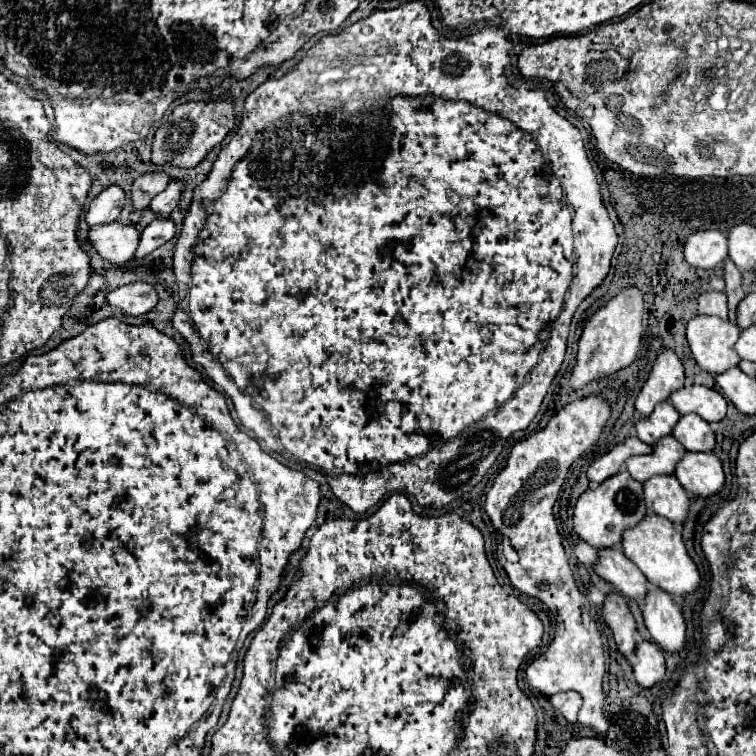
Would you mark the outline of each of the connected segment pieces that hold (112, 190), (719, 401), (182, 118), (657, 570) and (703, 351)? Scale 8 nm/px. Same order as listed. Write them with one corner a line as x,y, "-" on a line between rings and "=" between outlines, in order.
108,185
90,203
88,213
86,213
86,223
92,227
92,225
98,225
98,223
116,221
122,207
124,207
124,201
126,201
124,189
120,185
=
692,385
674,391
670,395
670,403
680,415
696,413
708,423
722,421
726,417
726,399
718,391
708,389
704,385
=
220,95
216,101
198,101
198,103
180,103
172,109
170,117
164,119
160,129
154,135
152,143
152,163
164,165
172,163
178,167
196,167
210,149
214,149
236,123
232,97
=
648,515
644,521
640,521
638,527
624,531
622,547
624,547
624,555
646,575
646,579
652,585
660,587
664,593
672,597
684,597
698,589
700,585
698,567
686,551
680,529
676,529
668,519
658,515
=
698,315
688,321
688,343
692,357
702,371
712,375
720,375
728,371
728,367
738,367
740,357
734,351
738,335
740,329
736,325
718,317

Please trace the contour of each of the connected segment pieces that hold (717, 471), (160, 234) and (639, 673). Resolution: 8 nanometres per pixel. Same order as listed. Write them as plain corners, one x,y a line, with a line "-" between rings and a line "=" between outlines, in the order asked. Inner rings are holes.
686,453
674,473
690,497
710,497
722,491
726,475
714,453
=
154,219
140,235
140,245
136,251
136,259
144,259
148,253
152,253
154,249
158,249
160,245
168,243
176,233
176,225
174,221
168,219
=
642,641
636,647
636,657
634,657
636,665
634,665
634,675
640,687
654,687
656,683
660,683
666,675
666,659
664,653
660,651
660,647
656,647
656,643
648,643

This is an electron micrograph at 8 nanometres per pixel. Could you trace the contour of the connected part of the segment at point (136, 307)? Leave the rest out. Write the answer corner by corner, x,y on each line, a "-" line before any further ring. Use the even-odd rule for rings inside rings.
134,281
128,285
122,285
106,295
108,303
122,309
126,315
140,317
148,311
152,311
158,303
156,287
144,281

